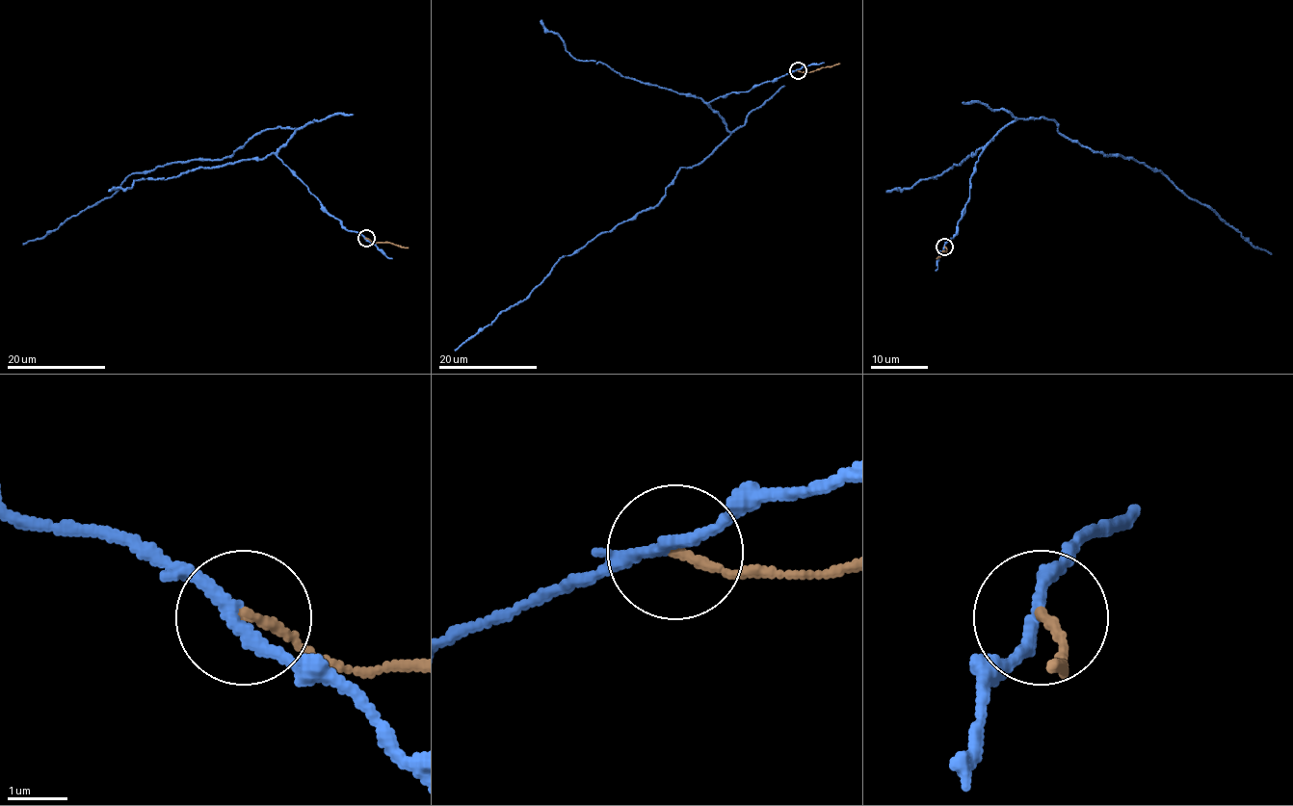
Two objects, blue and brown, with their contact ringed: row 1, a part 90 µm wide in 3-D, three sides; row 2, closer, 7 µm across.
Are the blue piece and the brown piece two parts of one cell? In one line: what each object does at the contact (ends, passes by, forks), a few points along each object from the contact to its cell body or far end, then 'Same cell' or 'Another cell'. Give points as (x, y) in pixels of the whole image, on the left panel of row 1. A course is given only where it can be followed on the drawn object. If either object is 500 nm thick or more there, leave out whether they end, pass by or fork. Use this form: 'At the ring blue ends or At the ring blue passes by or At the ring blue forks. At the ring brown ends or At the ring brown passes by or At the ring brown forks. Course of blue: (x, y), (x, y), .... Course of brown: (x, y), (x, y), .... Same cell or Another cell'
At the ring blue passes by. At the ring brown ends. Course of blue: (365, 238), (331, 216), (277, 156), (298, 129), (274, 127), (222, 159), (131, 172), (109, 197), (23, 244). Course of brown: (365, 238), (375, 243), (409, 247). Another cell

